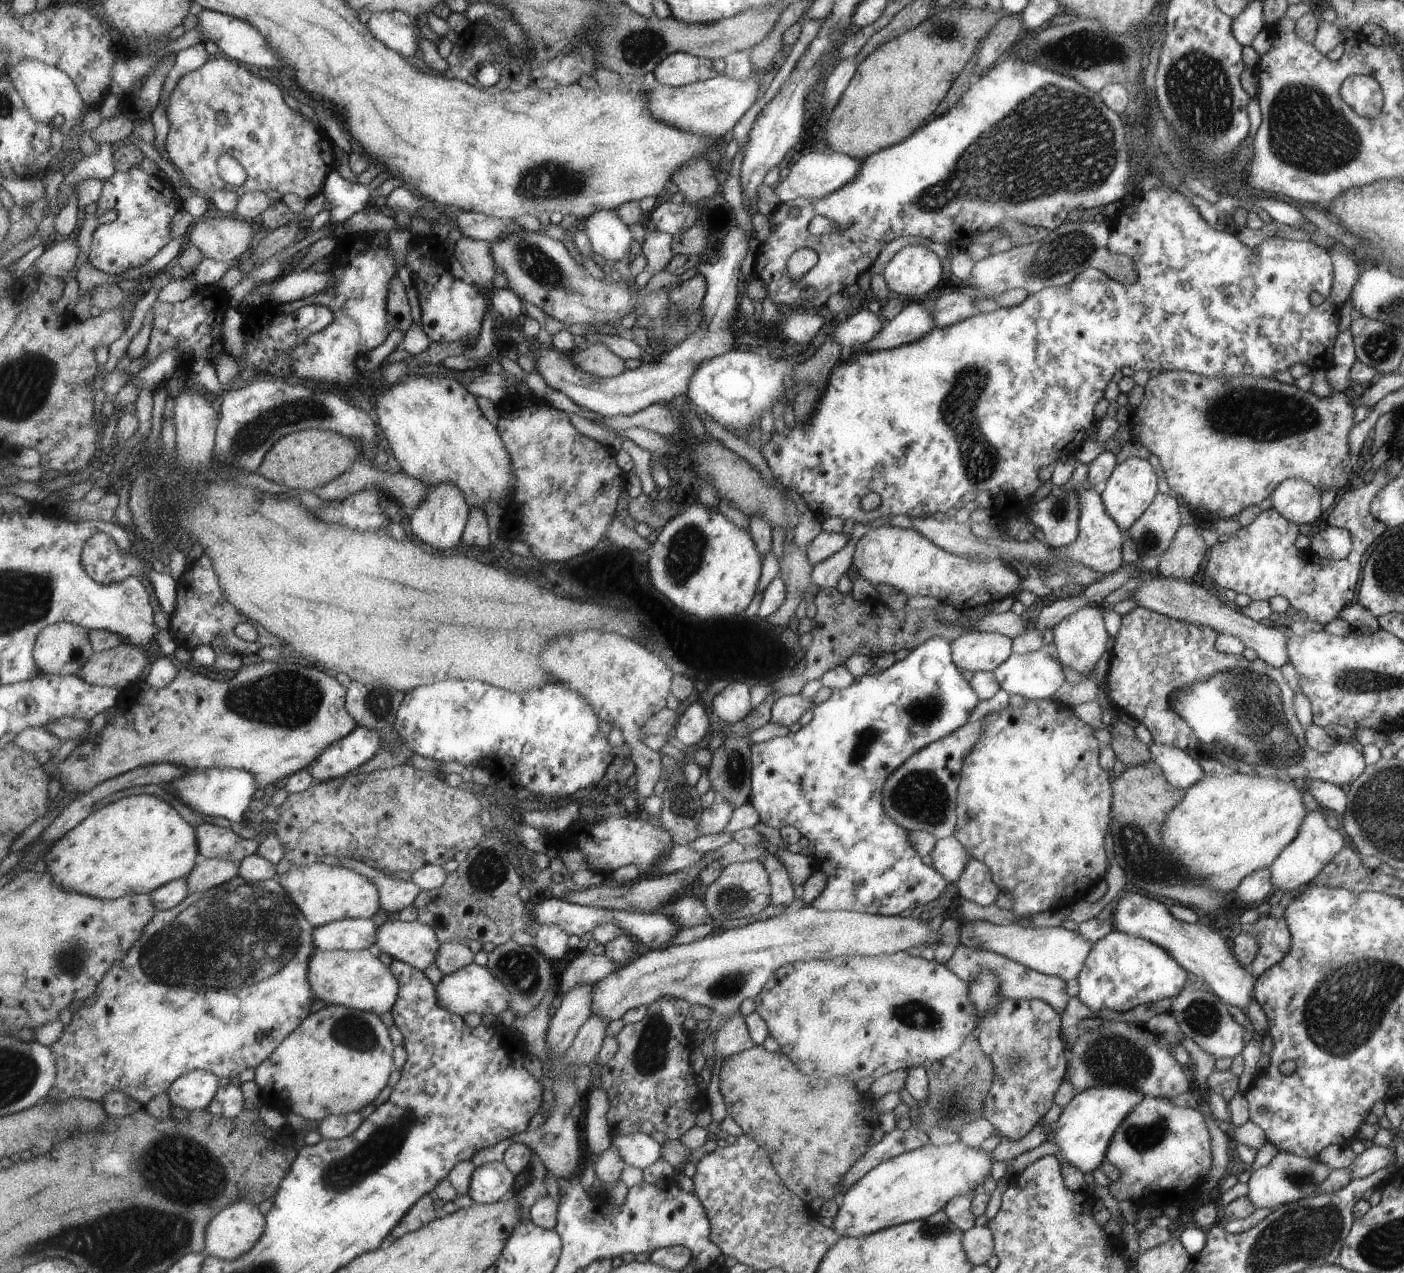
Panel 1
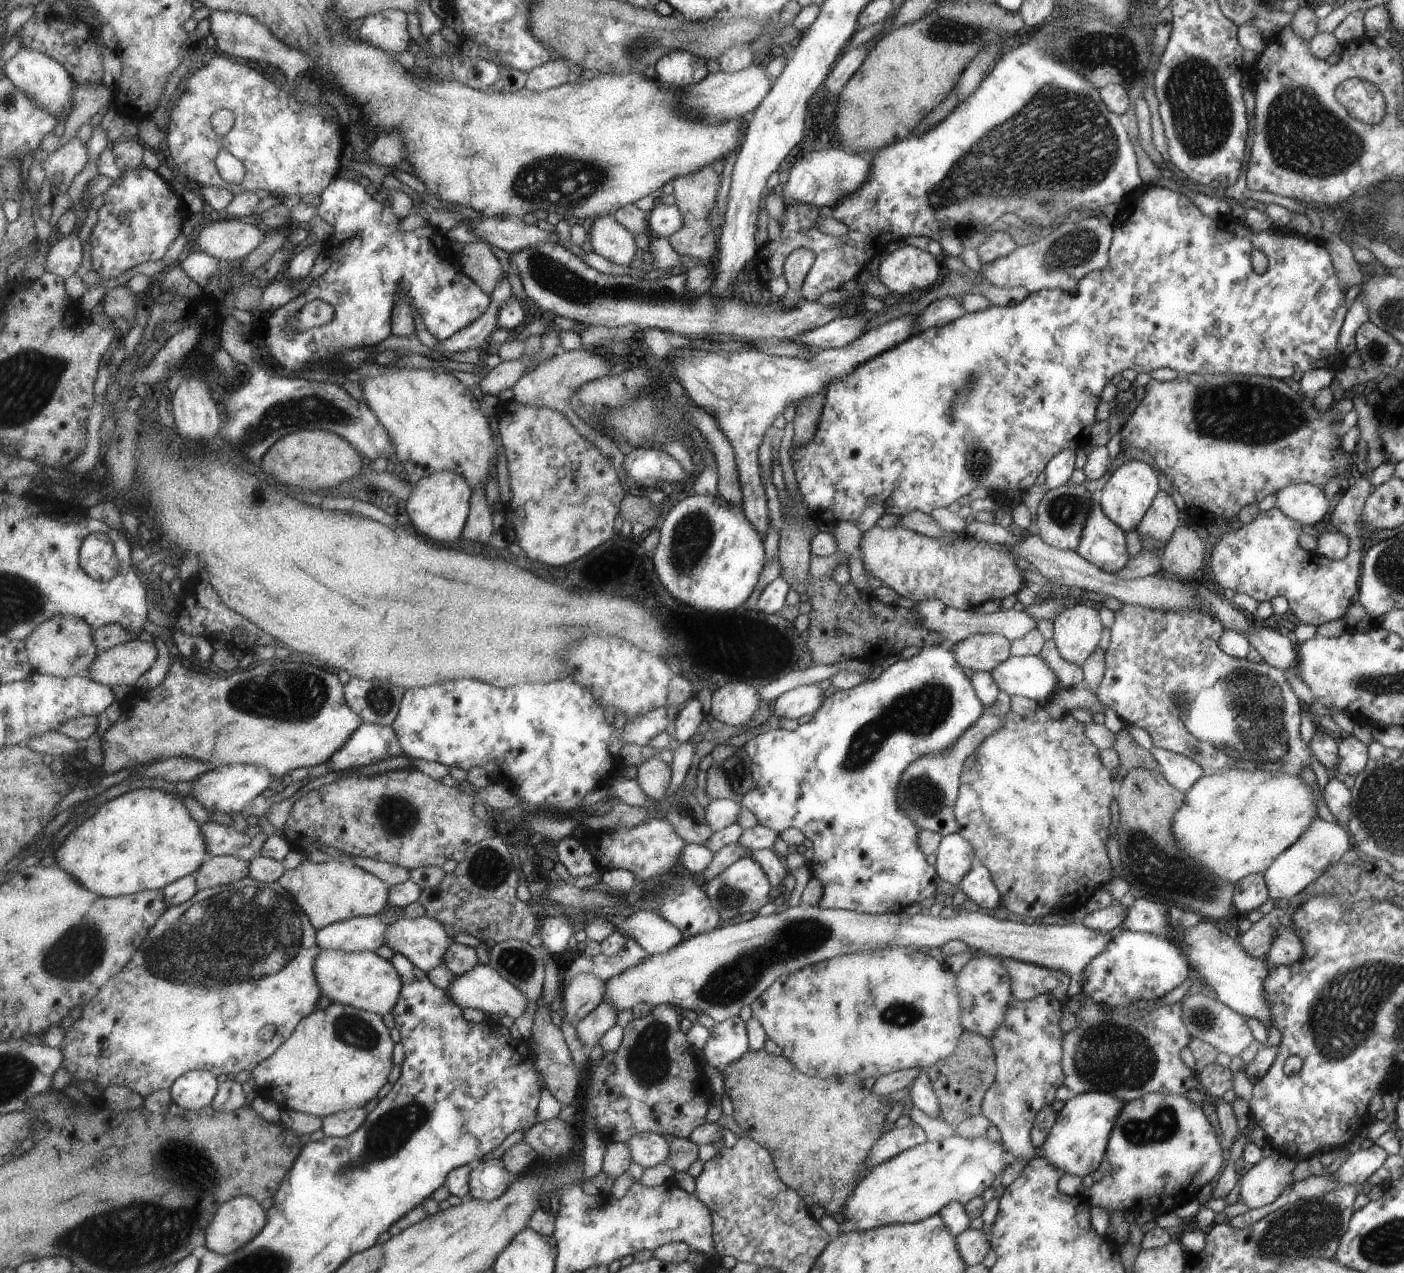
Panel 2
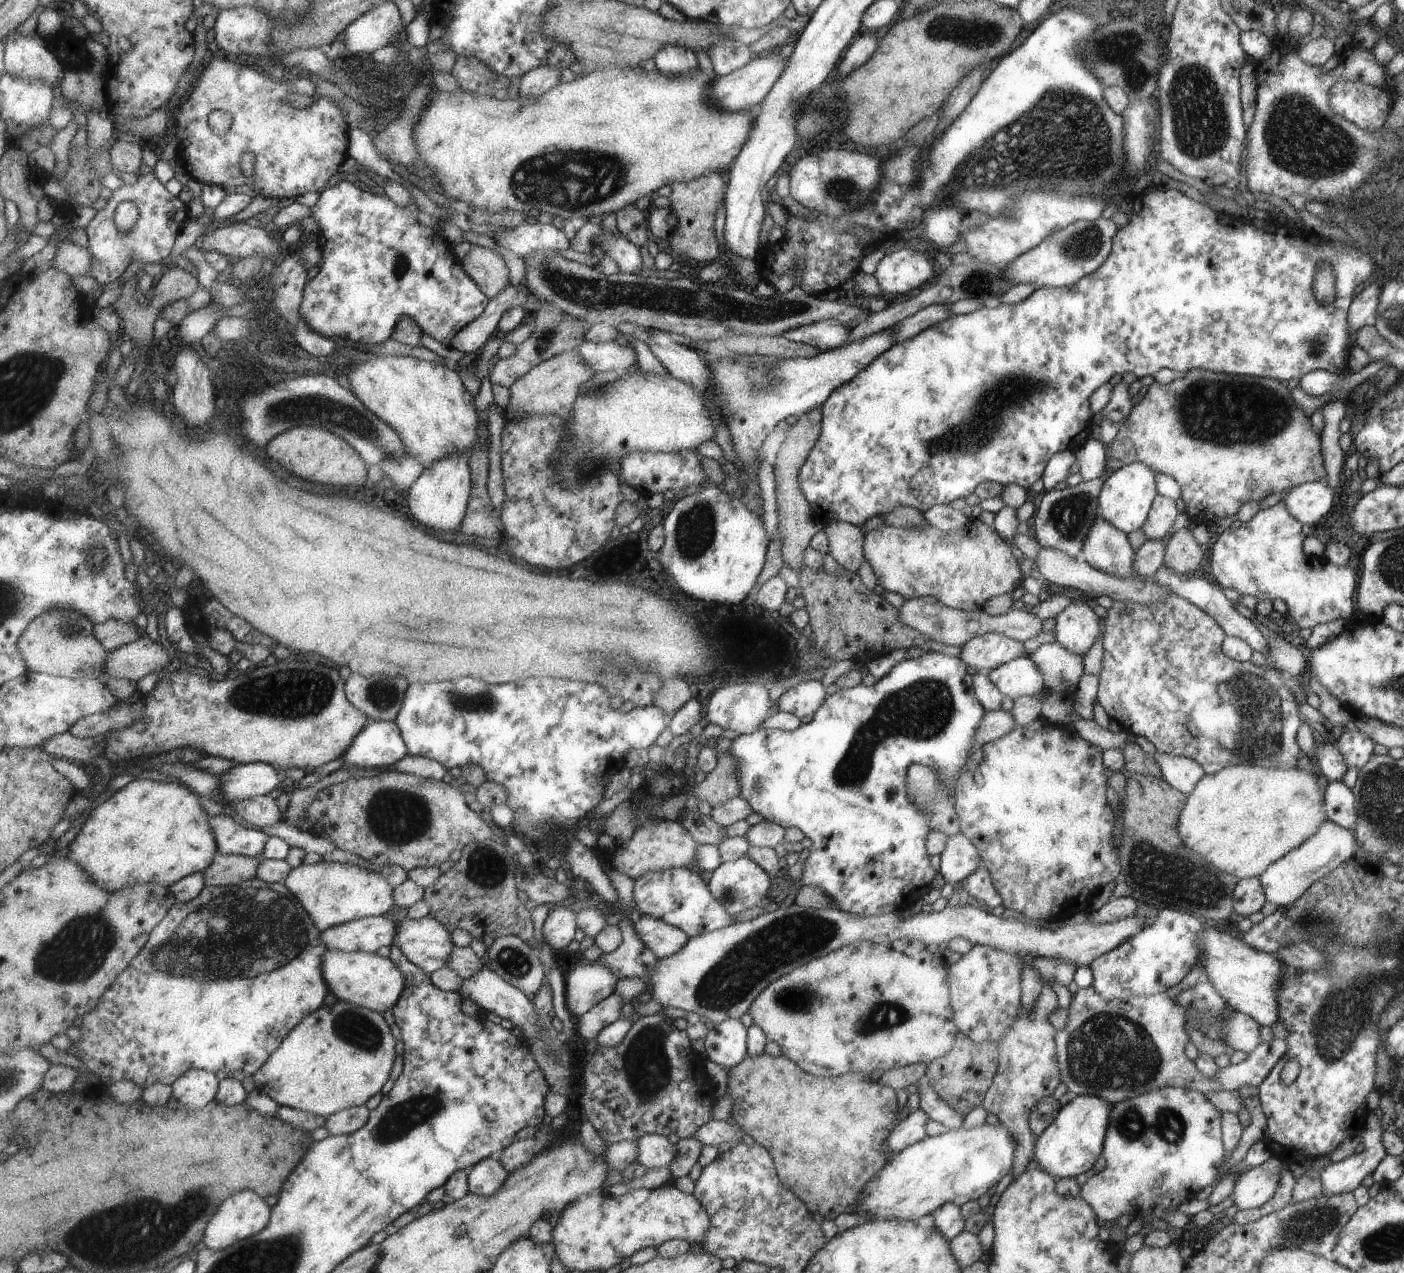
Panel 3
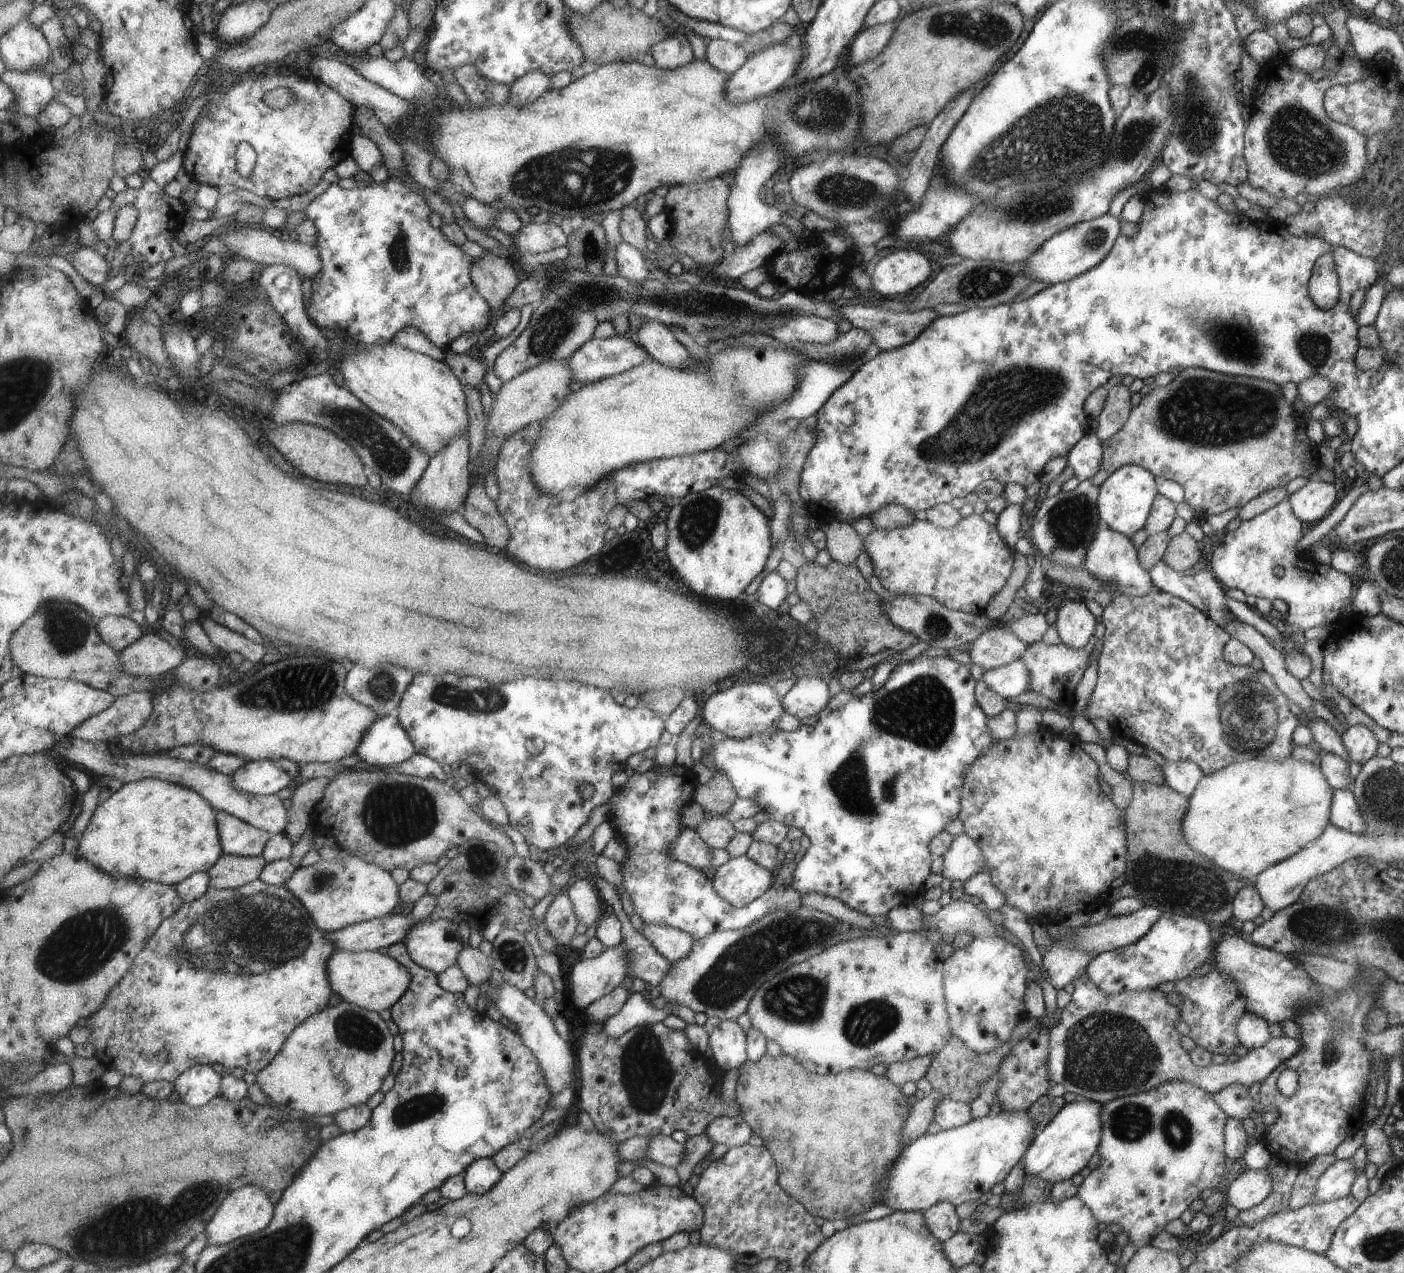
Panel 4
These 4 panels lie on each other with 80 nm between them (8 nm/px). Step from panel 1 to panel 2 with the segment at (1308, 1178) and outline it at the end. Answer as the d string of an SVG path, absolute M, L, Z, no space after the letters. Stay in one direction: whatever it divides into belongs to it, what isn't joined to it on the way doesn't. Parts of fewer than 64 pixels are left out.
M1274 1151L1266 1158L1262 1158L1239 1180L1238 1199L1245 1204L1245 1208L1257 1209L1265 1207L1281 1195L1283 1188L1294 1184L1291 1172L1297 1162Z

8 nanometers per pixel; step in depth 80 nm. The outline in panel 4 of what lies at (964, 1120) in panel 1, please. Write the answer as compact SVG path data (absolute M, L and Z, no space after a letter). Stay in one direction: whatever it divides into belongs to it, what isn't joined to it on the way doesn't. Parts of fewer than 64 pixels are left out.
M951 1037L942 1050L932 1056L924 1077L929 1082L932 1090L940 1093L943 1098L969 1105L979 1097L980 1087L987 1083L992 1075L997 1072L1002 1058L1010 1051L1011 1047L1011 1042L1007 1041L993 1050L975 1053L971 1052L971 1049L967 1048L962 1040Z

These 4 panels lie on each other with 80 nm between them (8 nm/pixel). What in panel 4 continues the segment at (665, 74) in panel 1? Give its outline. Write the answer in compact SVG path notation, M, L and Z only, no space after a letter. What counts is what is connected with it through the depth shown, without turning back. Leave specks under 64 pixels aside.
M680 32L673 34L664 41L659 41L650 50L656 64L664 69L676 69L685 66L693 60L691 47L685 36Z

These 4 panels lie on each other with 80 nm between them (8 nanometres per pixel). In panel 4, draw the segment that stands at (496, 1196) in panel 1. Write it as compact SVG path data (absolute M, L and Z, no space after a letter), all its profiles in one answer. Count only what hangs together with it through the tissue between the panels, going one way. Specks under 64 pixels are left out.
M483 1157L476 1160L464 1175L469 1192L484 1195L503 1178L504 1172L494 1157Z

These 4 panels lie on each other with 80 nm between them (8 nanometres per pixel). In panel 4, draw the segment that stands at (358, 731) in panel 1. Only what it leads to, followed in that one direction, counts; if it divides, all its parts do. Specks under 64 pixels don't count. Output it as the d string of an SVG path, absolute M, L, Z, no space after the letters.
M397 715L379 717L366 732L355 752L359 761L384 767L401 764L417 753L414 739Z

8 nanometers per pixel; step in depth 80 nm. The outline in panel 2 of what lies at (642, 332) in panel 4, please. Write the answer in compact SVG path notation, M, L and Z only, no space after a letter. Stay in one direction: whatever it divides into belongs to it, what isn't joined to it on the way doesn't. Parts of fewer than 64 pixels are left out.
M911 314L893 318L861 333L861 336L847 346L823 349L810 360L800 357L775 357L751 349L720 353L687 348L673 348L670 351L668 362L671 368L675 368L679 385L693 404L717 422L718 429L733 449L743 513L761 536L767 534L770 520L759 477L757 451L767 428L771 427L777 416L782 416L785 408L795 408L801 398L815 395L821 389L824 390L832 380L843 378L873 356L909 339L914 333L913 318Z

